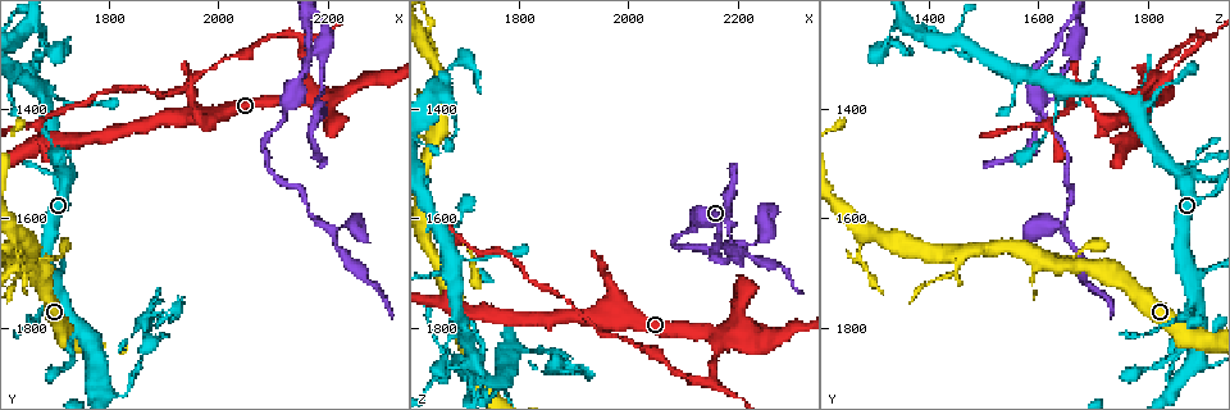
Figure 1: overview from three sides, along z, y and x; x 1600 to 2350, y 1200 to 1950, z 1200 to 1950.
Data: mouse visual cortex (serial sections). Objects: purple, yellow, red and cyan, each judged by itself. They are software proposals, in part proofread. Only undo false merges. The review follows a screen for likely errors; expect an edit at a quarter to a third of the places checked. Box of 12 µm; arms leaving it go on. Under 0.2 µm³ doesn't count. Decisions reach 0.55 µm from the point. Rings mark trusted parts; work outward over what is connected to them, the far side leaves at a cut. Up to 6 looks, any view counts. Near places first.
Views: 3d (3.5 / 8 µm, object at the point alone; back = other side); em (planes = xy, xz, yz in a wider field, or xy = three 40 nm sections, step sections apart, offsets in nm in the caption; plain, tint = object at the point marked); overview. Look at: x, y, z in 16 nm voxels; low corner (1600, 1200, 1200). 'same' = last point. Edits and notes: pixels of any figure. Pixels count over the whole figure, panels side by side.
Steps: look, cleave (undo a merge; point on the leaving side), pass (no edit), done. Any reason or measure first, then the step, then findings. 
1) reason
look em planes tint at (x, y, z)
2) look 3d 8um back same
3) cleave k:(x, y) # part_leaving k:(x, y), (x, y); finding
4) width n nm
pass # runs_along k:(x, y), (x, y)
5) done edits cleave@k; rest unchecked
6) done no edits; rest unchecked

sudden change in width
look 3d 8um at (1835, 1915, 1840)

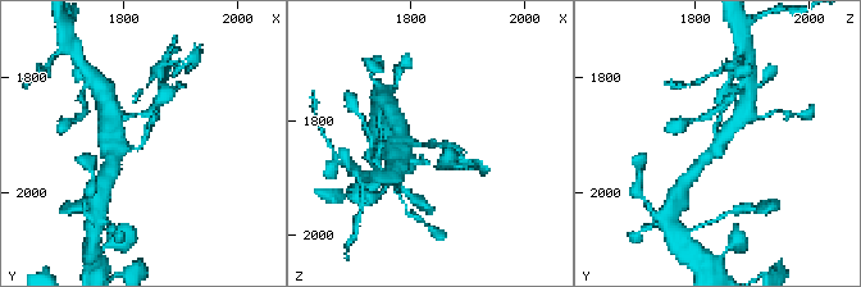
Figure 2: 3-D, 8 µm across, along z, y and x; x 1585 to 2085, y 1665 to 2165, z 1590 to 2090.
zoom in
look 3d 3.5um at (1835, 1915, 1845)

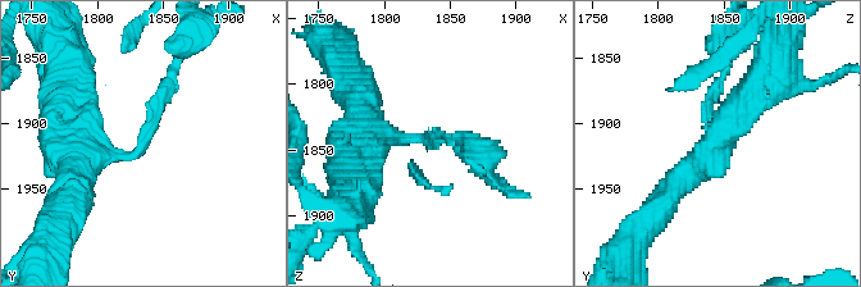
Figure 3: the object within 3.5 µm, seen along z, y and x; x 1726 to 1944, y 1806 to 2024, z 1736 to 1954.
arm_widths 150, 350 nm; shape alone is not enough
look em xy step 5 tint at (1838, 1908, 1842)

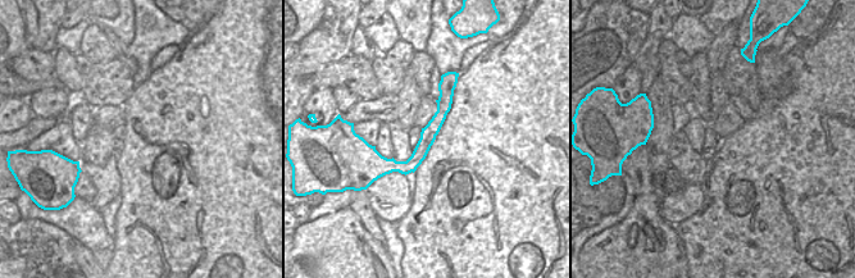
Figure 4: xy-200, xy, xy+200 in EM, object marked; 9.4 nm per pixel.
cleave 3:(706, 112) # border 4:(395, 162), (395, 167), (399, 171); a second cell is stuck on

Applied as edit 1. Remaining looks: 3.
look overview

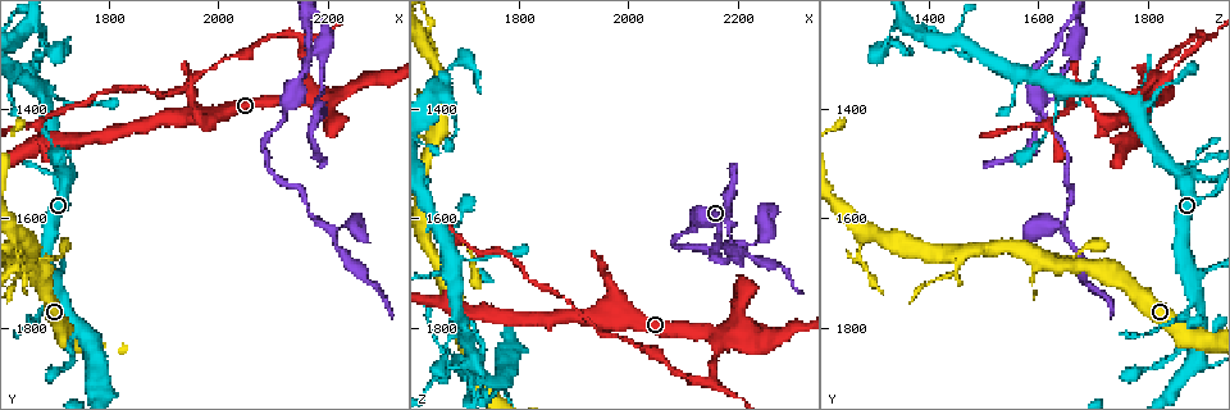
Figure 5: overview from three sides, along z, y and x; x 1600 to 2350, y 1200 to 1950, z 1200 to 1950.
sharp bend
look 3d 3.5um back at (2165, 1375, 1820)

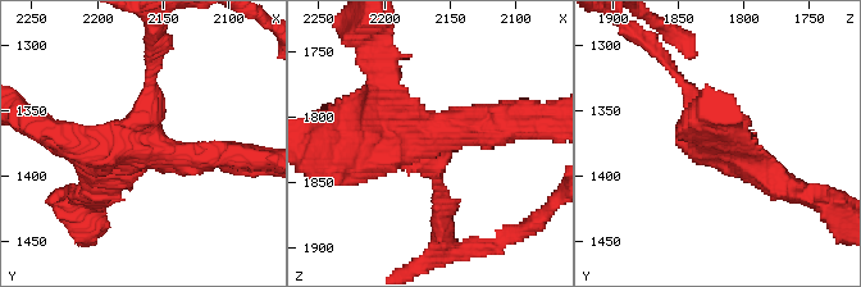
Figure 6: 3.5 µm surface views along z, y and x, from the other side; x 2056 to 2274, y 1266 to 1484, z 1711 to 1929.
arms 4; arm_widths 250, 350, 400, 400 nm
look em xy step 3 tint at (2164, 1376, 1812)

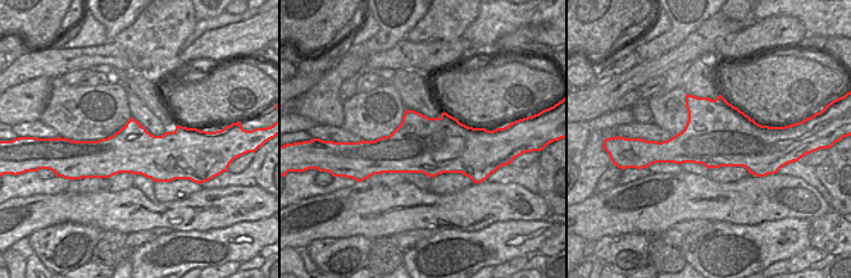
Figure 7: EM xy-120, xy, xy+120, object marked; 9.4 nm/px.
cleave 6:(151, 72) # two cells meet here

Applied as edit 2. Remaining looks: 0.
done edits cleave@3, cleave@6; rest unchecked

